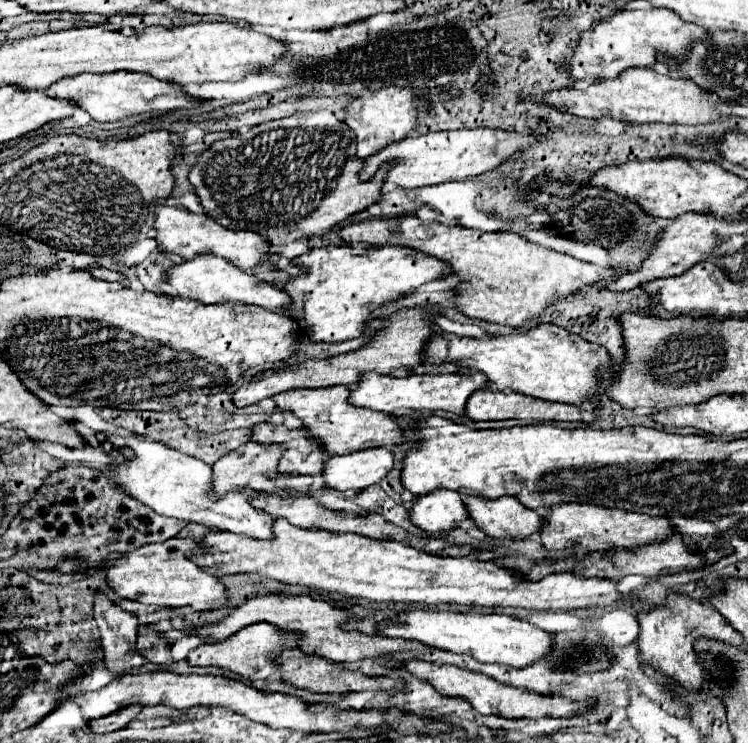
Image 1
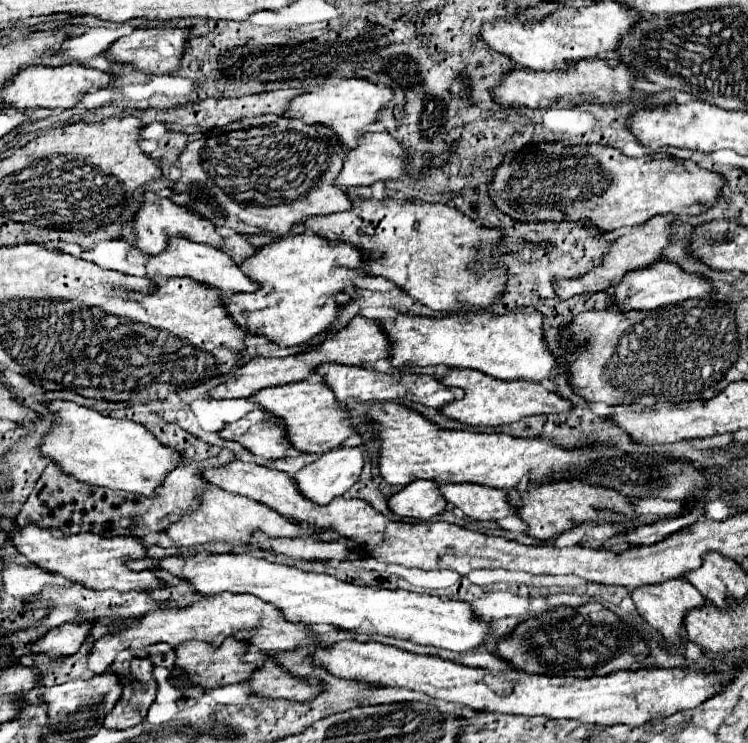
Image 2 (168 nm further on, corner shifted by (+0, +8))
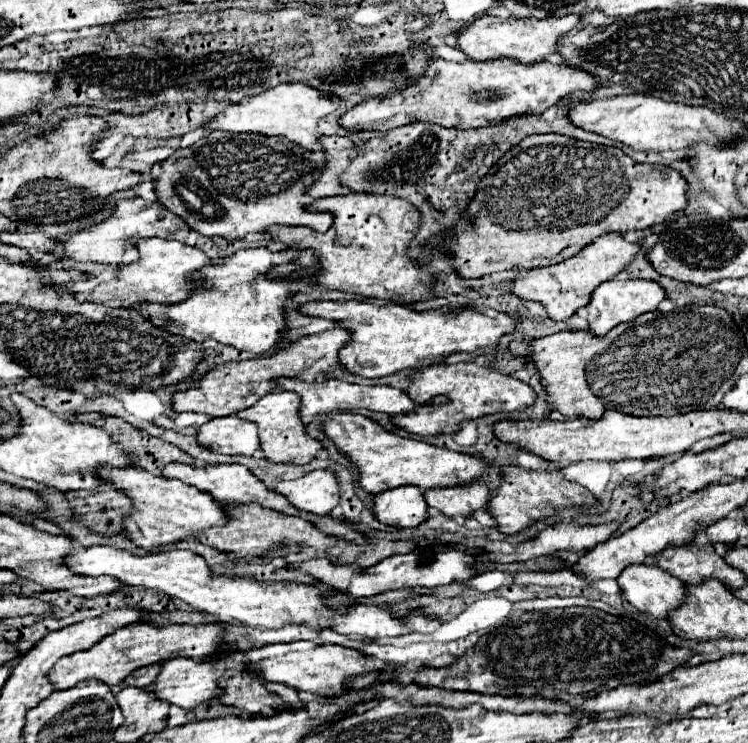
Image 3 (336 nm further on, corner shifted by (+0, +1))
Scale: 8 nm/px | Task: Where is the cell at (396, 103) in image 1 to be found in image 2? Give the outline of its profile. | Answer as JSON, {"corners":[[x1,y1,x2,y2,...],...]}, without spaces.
{"corners":[[327,78,323,86,317,86,313,90,303,92,299,98,291,102,289,112,295,118,301,118,307,124,327,124,335,134,339,136,339,142,343,142,347,148,355,148,359,144,359,138,367,134,371,124,377,124,379,112,395,98,393,88,373,84,365,78]]}

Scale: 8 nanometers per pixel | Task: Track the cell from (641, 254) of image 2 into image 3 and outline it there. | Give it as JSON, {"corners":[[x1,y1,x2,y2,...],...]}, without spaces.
{"corners":[[607,233,597,237,593,243,585,245,577,255,549,265,549,267,537,267,531,269,525,275,515,275,509,279,511,283,511,295,523,299,523,301,539,301,549,319,553,321,565,321,569,319,579,307,585,307,591,299,591,293,603,283,613,279,617,273,623,271,627,263,633,261,633,257,639,251,639,243,627,243,623,235,619,233]]}

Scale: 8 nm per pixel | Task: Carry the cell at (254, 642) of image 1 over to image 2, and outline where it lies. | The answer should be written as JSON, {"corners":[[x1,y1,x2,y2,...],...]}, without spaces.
{"corners":[[233,636,227,638,227,642,223,642,221,646,213,646,207,642,185,642,175,646,175,668,179,668,183,674,189,674,191,680,197,686,203,688,215,688,215,686,223,686,223,684,233,684,233,682,243,682,247,678,251,678,251,674,255,672,253,664,247,664,243,660,245,652,251,650,251,644,245,640,237,640]]}

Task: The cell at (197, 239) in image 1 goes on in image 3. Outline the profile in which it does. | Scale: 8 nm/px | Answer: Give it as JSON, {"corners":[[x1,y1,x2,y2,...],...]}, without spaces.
{"corners":[[129,197,129,199,119,199,115,205,115,211,99,225,73,231,67,239,57,241,51,255,55,257,55,261,75,259,75,261,93,261,93,263,103,263,103,265,121,265,121,263,139,259,139,253,135,253,137,239,161,237,161,239,185,241,189,231,191,229,187,227,187,223,181,217,175,217,171,211,163,209,163,205,149,203,141,197]]}

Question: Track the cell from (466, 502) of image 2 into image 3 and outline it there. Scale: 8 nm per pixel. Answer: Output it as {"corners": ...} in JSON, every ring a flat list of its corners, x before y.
{"corners":[[473,481,467,485,435,487,423,491,429,507,439,509,449,517,471,517,479,507,487,505,489,489,483,481]]}

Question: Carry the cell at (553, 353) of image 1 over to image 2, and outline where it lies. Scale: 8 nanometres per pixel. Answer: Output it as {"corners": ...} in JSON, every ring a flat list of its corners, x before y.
{"corners":[[515,308,507,314,493,314,493,312,479,312,471,314,471,320,463,316,443,316,443,318,427,318,427,316,397,316,395,320,387,318,379,322,383,330,391,336,391,356,389,362,395,368,403,366,437,366,445,364,451,368,475,368,499,380,549,380,553,382,555,376,563,370,563,364,551,354,547,342,543,338,543,314,535,308]]}

